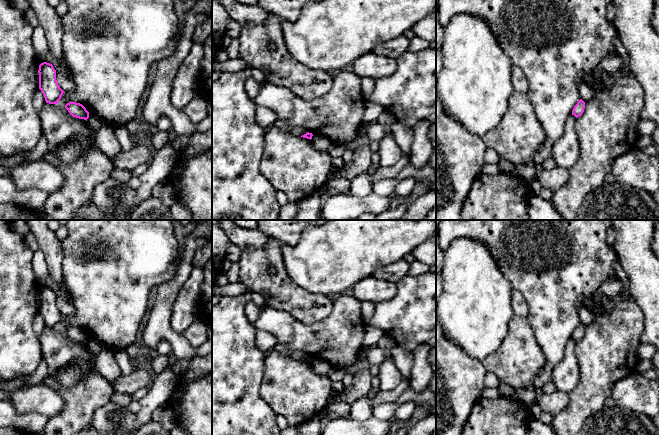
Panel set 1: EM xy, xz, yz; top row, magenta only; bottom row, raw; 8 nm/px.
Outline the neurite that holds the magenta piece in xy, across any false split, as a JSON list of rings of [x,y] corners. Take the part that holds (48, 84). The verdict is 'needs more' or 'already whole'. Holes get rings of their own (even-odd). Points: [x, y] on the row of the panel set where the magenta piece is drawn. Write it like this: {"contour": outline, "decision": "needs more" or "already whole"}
{"contour": [[[43,62],[39,65],[39,89],[42,91],[46,103],[58,104],[64,91],[56,80],[56,70],[53,65]]], "decision": "already whole"}

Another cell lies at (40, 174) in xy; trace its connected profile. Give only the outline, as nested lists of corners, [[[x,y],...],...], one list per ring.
[[[43,159],[21,162],[12,168],[8,177],[19,190],[33,188],[47,193],[57,191],[64,181],[60,169]]]

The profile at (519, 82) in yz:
[[[513,65],[511,68],[511,72],[512,72],[512,86],[514,90],[527,93],[528,82],[523,71],[518,66]]]

